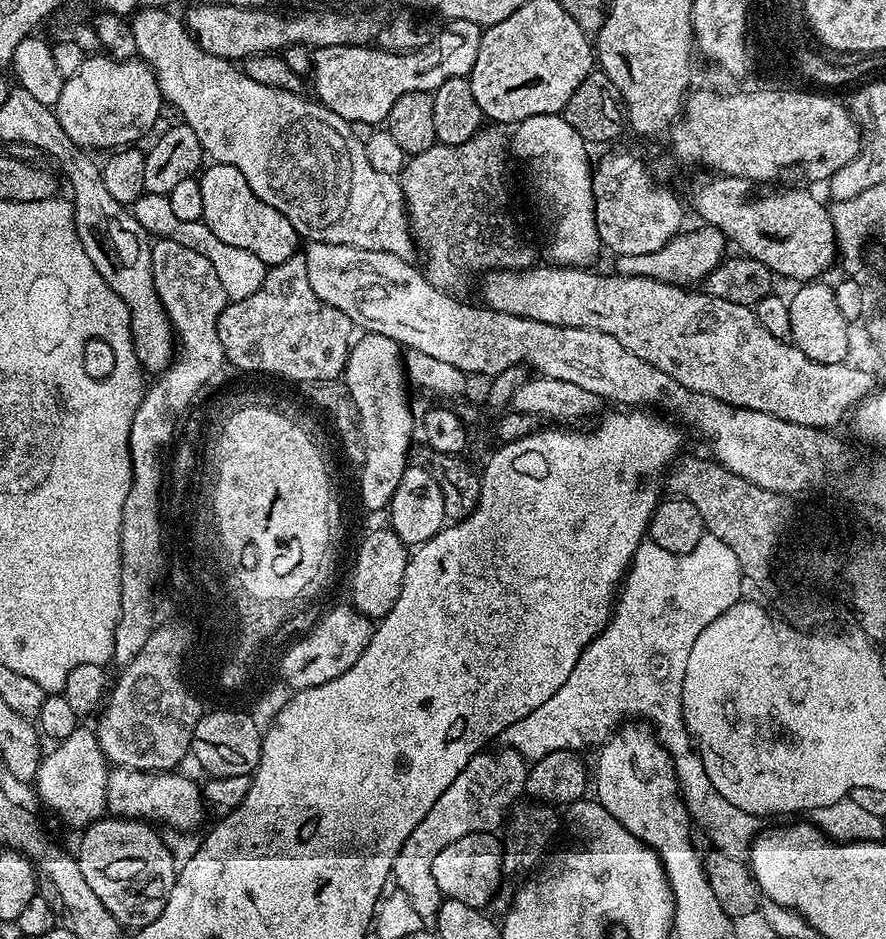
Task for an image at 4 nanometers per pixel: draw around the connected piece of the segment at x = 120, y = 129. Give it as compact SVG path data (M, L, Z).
M88 54L80 60L78 70L74 70L74 74L65 79L64 85L62 86L62 94L58 94L58 102L54 106L55 114L62 124L64 130L73 142L84 149L97 152L96 150L118 150L122 147L137 143L136 141L140 136L144 136L152 127L156 124L156 119L160 116L160 104L162 105L162 97L160 95L160 87L156 81L156 75L152 72L151 66L144 63L139 58L133 58L131 60L114 60L111 55L108 54Z

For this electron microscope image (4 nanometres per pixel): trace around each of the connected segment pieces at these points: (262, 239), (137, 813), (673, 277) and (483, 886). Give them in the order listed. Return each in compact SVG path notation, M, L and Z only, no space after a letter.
M215 162L209 165L209 168L207 165L203 169L199 181L202 186L202 219L210 230L223 242L250 250L267 266L281 264L286 262L286 258L297 255L302 238L285 216L278 214L274 206L266 206L266 202L262 202L262 198L250 190L250 182L246 182L246 178L242 178L234 166Z
M113 767L108 773L107 811L116 818L142 820L182 832L199 829L206 811L201 785L178 773L176 770L139 772L136 768Z
M700 224L691 233L681 231L662 250L651 251L650 254L624 255L617 257L617 273L623 276L650 277L667 284L690 286L692 282L701 283L725 259L727 237L720 228L712 224Z
M471 832L458 842L450 842L442 850L438 850L438 858L434 858L432 873L434 882L438 882L441 897L458 902L466 902L466 906L483 909L484 904L492 900L492 895L500 888L500 879L506 868L506 852L502 840L492 832Z

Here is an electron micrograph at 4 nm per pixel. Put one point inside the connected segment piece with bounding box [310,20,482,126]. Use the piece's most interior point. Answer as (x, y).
(360, 83)

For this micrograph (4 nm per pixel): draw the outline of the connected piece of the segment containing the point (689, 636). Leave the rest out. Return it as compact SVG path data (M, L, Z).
M708 534L704 541L698 542L695 550L690 556L676 559L676 556L670 554L670 550L662 550L662 546L658 546L650 538L644 539L634 554L632 567L627 569L622 581L608 627L589 642L586 650L582 650L574 670L570 670L570 678L562 682L562 690L546 698L546 702L542 702L538 710L530 710L526 718L518 718L518 722L506 729L502 740L519 756L535 762L552 751L583 750L587 744L599 746L625 718L639 718L651 725L660 745L672 755L672 765L676 767L676 780L682 789L684 806L695 827L705 828L717 849L740 854L751 845L757 835L758 820L746 810L738 810L734 802L726 802L726 798L722 798L722 794L714 790L710 774L706 774L706 766L702 766L702 758L694 751L692 736L684 721L681 677L684 663L689 657L689 651L694 650L694 641L698 634L702 634L702 630L706 630L706 626L710 626L714 618L718 618L740 601L739 590L745 576L740 570L738 558L721 539Z

